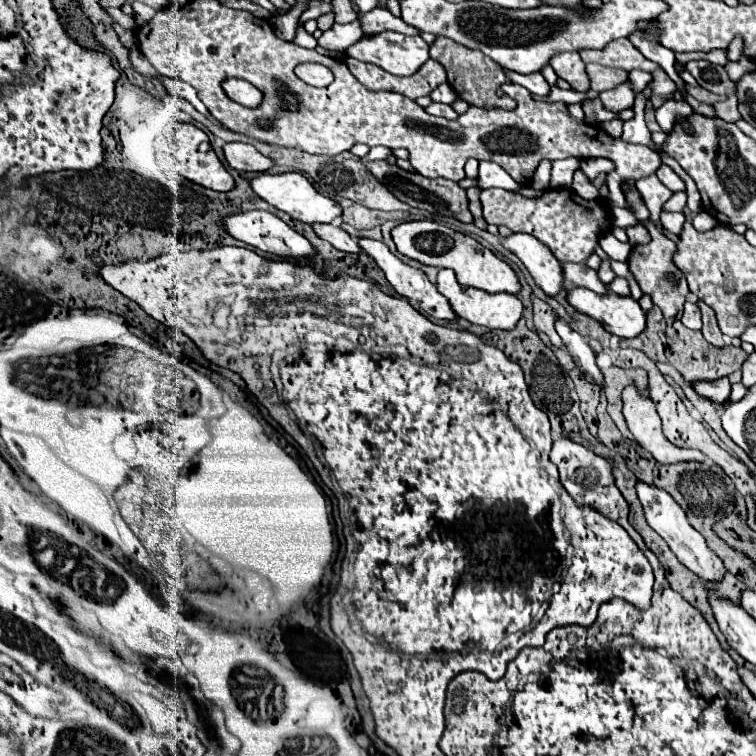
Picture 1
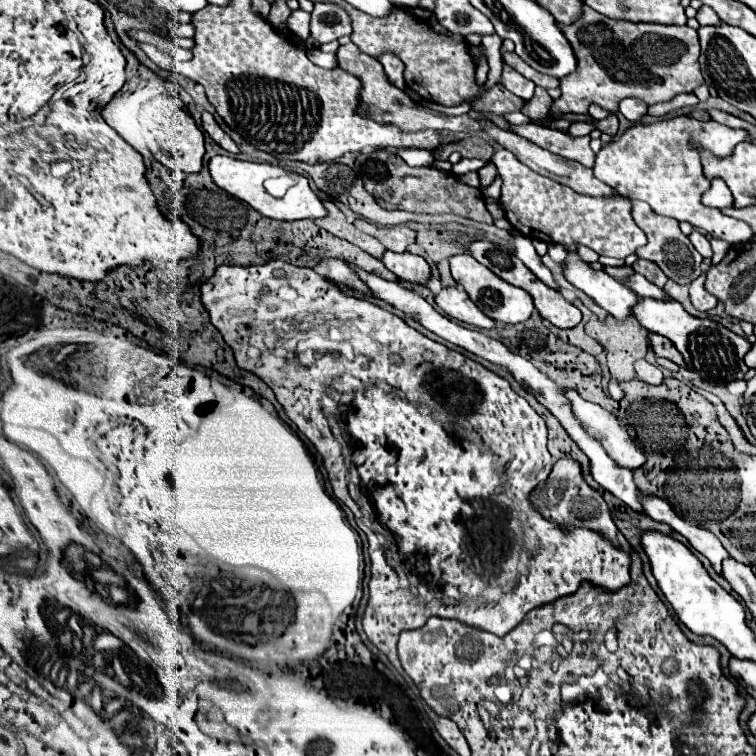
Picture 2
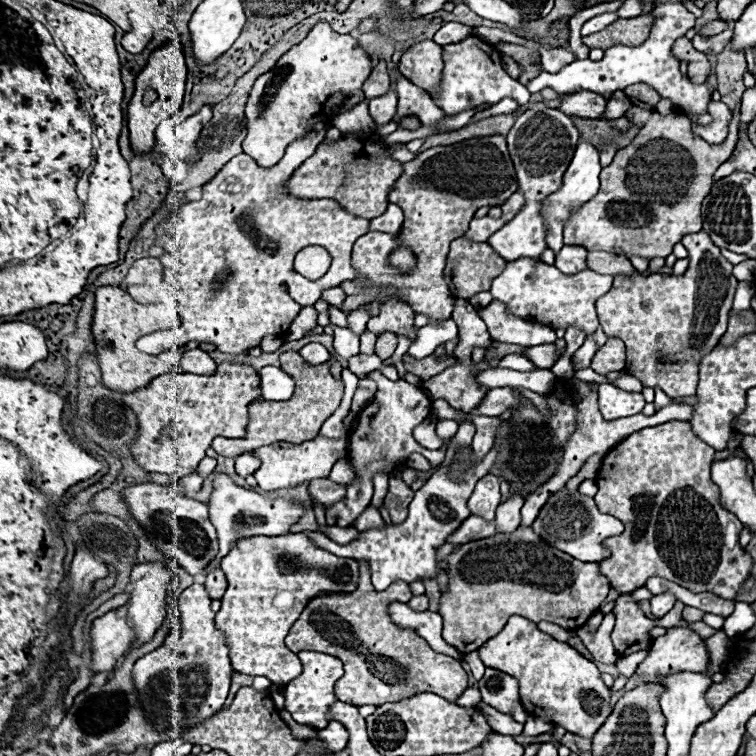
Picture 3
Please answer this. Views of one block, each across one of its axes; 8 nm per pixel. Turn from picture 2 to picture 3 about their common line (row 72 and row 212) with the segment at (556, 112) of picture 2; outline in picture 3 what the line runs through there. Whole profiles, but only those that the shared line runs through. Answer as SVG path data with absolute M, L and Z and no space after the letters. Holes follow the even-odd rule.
M630 106L626 112L640 124L638 136L632 140L630 146L616 152L610 166L602 168L600 172L600 190L594 198L578 206L568 222L564 222L564 244L580 244L586 250L604 250L618 256L638 254L644 258L654 256L670 256L674 244L678 244L686 234L694 234L702 230L702 200L706 198L708 190L712 188L712 176L722 162L726 162L734 150L738 138L738 118L740 110L734 110L734 118L730 122L730 132L724 144L706 144L700 136L692 132L692 126L686 116L682 114L668 114L662 116L656 110L640 110Z

